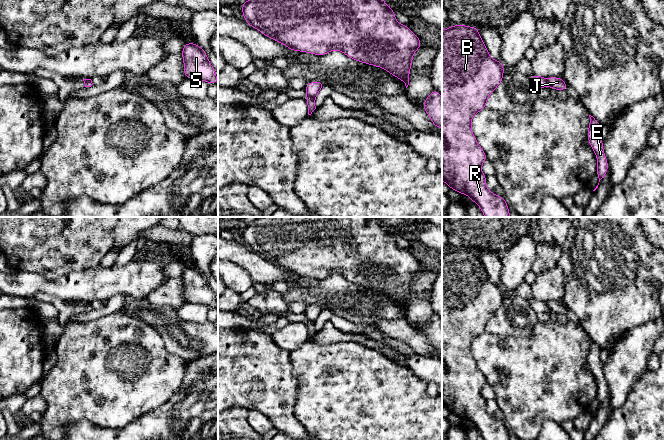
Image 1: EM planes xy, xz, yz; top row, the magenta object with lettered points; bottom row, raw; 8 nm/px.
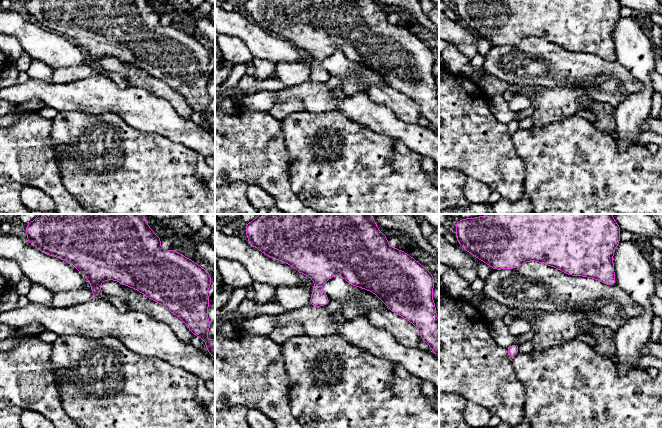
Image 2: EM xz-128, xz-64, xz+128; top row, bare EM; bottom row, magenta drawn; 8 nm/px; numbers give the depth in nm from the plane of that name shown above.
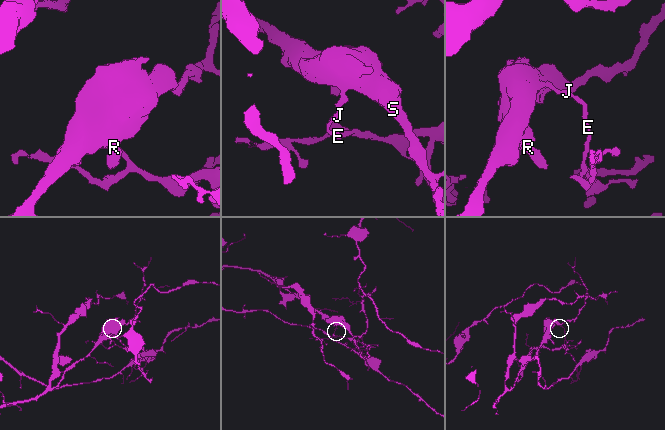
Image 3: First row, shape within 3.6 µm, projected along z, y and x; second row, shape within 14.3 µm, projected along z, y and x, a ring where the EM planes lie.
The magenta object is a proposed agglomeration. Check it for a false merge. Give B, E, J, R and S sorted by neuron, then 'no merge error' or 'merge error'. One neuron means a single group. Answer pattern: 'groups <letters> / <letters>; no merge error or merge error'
groups B R S / E J; merge error

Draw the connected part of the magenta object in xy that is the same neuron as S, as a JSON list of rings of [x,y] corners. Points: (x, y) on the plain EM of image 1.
[[[186,266],[181,279],[186,302],[204,304],[209,308],[218,307],[216,294],[209,286],[205,274],[196,267]]]

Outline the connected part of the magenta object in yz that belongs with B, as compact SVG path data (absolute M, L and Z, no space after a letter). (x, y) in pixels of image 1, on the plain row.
M451 249L442 254L442 404L471 422L485 441L510 441L504 421L490 416L481 390L487 384L472 356L472 341L483 334L489 319L503 304L504 289L489 280L479 253Z

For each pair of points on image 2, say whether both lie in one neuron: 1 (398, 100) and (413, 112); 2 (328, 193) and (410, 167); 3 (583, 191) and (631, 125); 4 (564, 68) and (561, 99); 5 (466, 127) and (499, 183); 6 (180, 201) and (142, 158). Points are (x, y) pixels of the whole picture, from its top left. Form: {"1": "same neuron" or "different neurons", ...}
{"1": "same neuron", "2": "same neuron", "3": "different neurons", "4": "different neurons", "5": "same neuron", "6": "same neuron"}

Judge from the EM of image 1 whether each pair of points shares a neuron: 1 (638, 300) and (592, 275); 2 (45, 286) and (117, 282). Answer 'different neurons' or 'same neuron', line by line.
1: same neuron
2: same neuron

